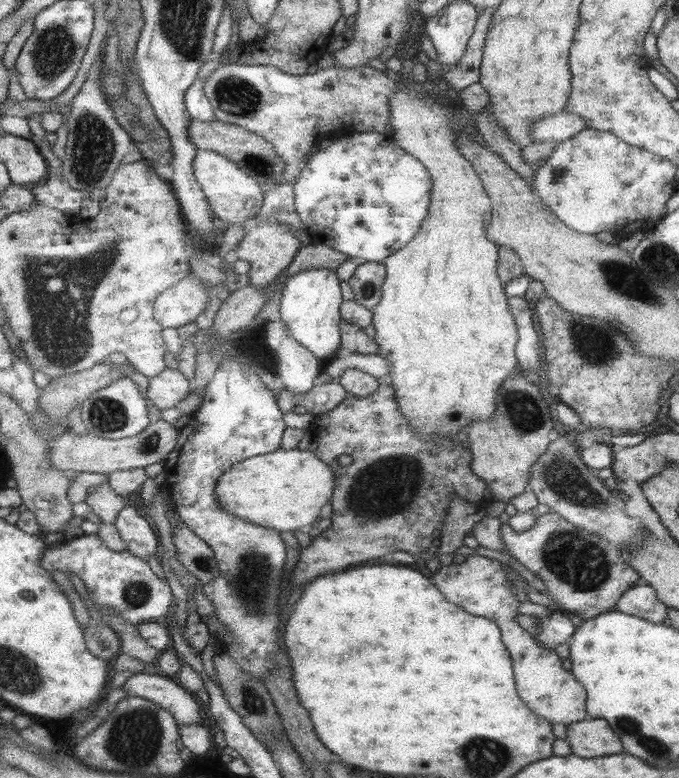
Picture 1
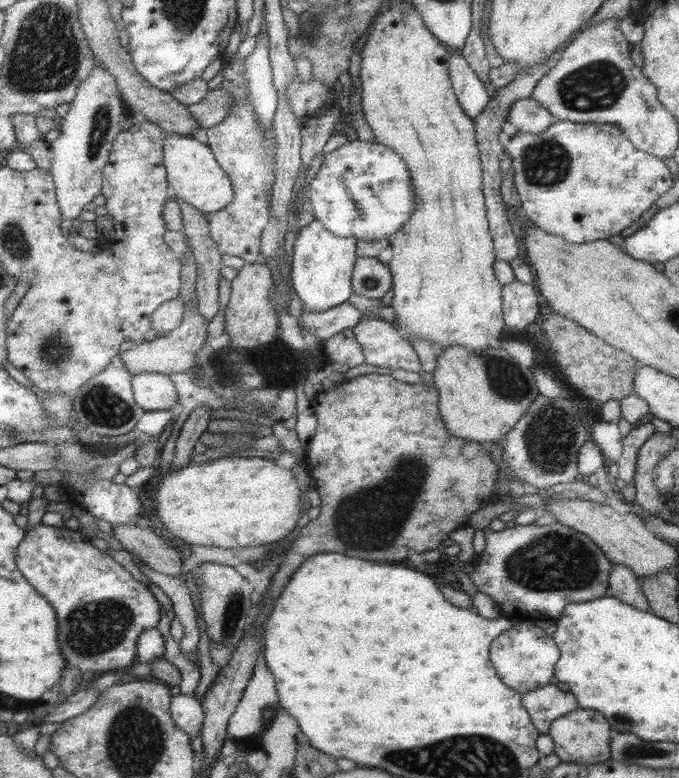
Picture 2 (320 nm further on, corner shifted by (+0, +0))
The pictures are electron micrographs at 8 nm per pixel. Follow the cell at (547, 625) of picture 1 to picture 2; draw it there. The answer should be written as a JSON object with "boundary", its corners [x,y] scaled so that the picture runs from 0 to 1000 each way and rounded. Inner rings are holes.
{"boundary":[[[781,796],[758,798],[756,807],[733,815],[722,828],[722,847],[729,864],[747,884],[757,886],[767,893],[809,879],[825,841],[816,823],[803,816],[800,808],[785,803]]]}

